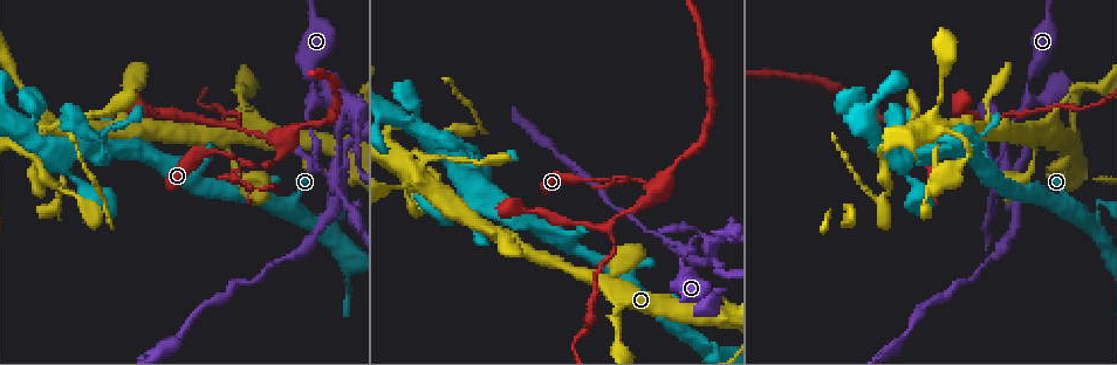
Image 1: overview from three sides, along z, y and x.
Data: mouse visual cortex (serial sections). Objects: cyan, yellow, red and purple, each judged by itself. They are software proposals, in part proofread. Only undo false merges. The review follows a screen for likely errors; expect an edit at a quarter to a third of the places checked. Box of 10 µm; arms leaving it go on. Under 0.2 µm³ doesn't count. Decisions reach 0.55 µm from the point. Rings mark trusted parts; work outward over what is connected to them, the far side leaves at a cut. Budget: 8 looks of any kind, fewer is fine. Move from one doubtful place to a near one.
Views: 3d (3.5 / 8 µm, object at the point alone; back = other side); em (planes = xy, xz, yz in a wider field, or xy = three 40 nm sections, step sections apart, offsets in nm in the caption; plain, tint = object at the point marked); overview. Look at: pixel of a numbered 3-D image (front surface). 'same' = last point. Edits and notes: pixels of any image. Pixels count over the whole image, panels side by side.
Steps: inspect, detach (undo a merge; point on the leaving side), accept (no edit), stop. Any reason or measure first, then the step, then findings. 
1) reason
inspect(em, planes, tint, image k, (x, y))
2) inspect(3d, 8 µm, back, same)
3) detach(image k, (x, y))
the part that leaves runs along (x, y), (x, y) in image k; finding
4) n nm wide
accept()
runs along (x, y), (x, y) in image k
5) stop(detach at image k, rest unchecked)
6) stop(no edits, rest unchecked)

sharp bend
inspect(3d, 3.5 µm, back, image 1, (707, 247))

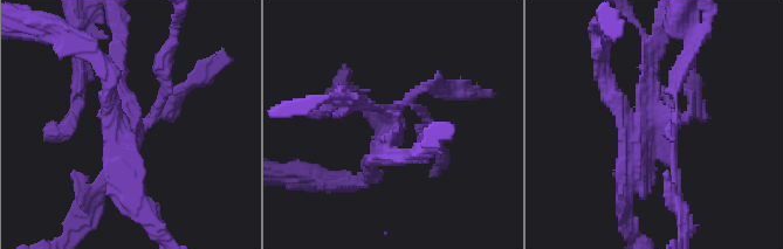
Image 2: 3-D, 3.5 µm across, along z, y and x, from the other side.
need the tissue
inspect(em, xy, step 1, tint, image 2, (129, 122))

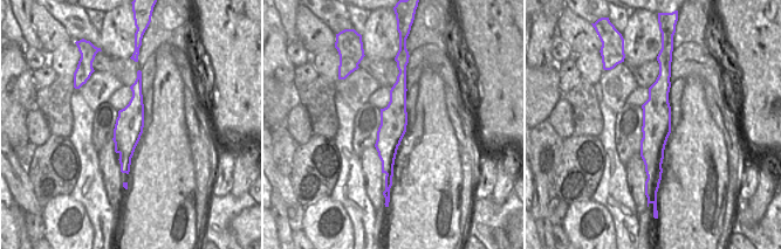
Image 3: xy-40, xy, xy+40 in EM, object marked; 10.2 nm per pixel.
detach(image 2, (659, 119))
the part that leaves runs along (673, 112), (631, 144), (627, 177) in image 2; a second cell is stuck on

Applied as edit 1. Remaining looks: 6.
see it whole again
inspect(overview)

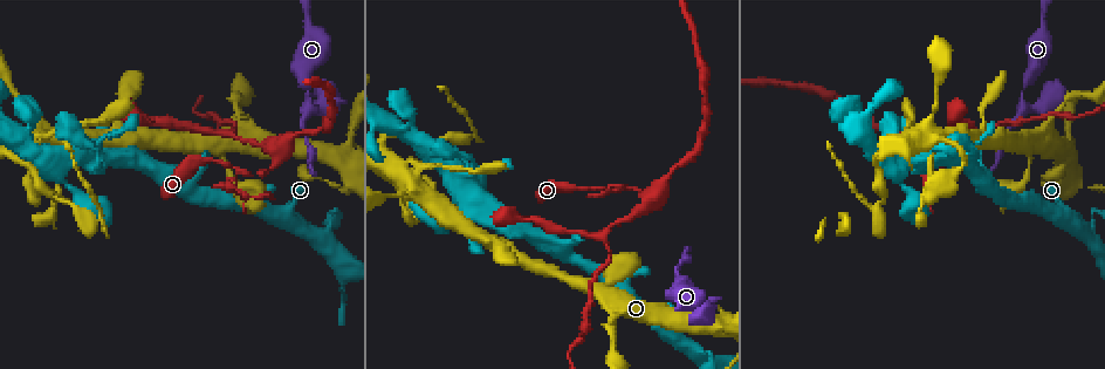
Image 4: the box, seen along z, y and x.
sudden change in width
inspect(3d, 3.5 µm, back, image 4, (653, 200))

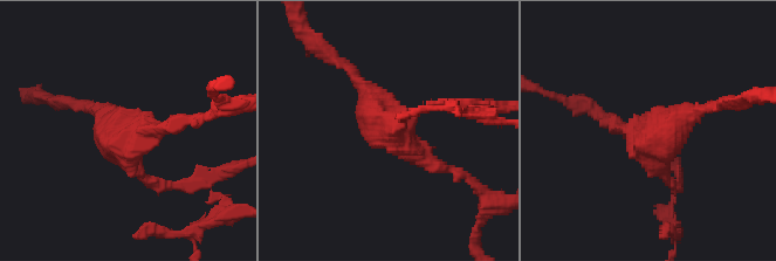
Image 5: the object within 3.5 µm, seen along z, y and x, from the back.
shape alone is not enough
inspect(em, xy, step 3, tint, image 5, (126, 146))

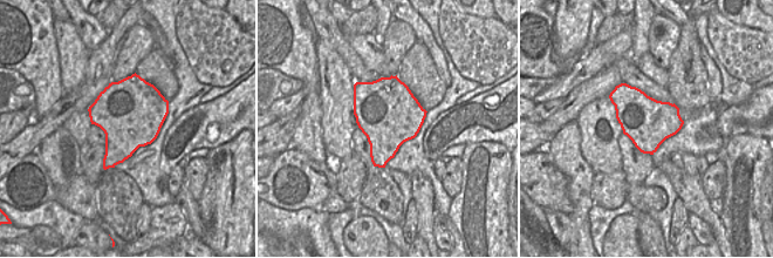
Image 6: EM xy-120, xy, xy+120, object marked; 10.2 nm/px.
3 arms; arms of 100, 200, 250 nm
accept()
runs along (678, 183), (612, 122) in image 5; all the same cell

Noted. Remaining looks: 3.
a fork
inspect(3d, 3.5 µm, image 4, (603, 237))

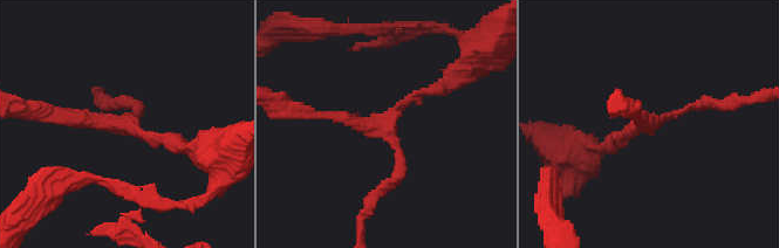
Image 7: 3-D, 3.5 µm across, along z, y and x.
3 arms; arms of 150, 150, 150 nm
inspect(em, xy, step 1, tint, image 7, (650, 123))

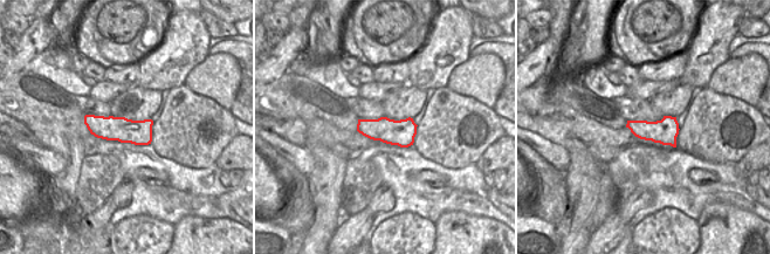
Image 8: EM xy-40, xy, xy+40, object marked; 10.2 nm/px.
260 nm wide
accept()
runs along (87, 118), (149, 138) in image 8; continuous, no second cell

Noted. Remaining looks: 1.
stop(detach at image 2, rest unchecked)

